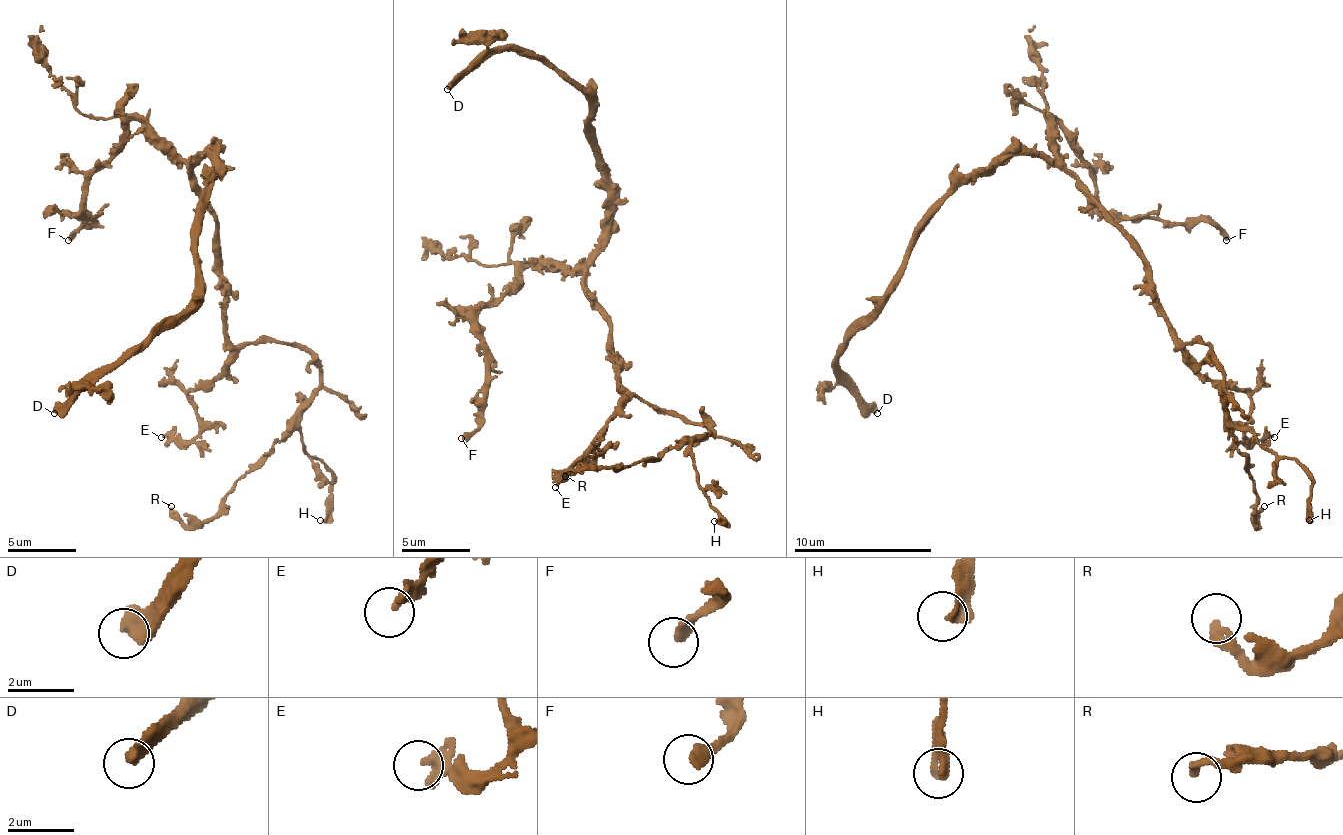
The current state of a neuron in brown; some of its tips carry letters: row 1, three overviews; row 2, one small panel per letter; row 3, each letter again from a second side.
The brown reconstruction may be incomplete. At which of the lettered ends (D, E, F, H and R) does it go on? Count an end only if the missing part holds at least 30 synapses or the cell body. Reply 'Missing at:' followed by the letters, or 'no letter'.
Missing at: D, F

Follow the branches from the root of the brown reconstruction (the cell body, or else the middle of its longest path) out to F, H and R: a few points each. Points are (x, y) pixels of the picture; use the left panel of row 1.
F: (213, 206), (182, 164), (133, 119), (123, 144), (89, 182), (85, 213), (92, 223), (89, 220), (68, 240)
H: (213, 206), (227, 337), (289, 341), (320, 372), (299, 420), (303, 448), (330, 472), (320, 520)
R: (213, 206), (227, 337), (303, 347), (320, 389), (213, 517), (189, 520), (171, 506)

